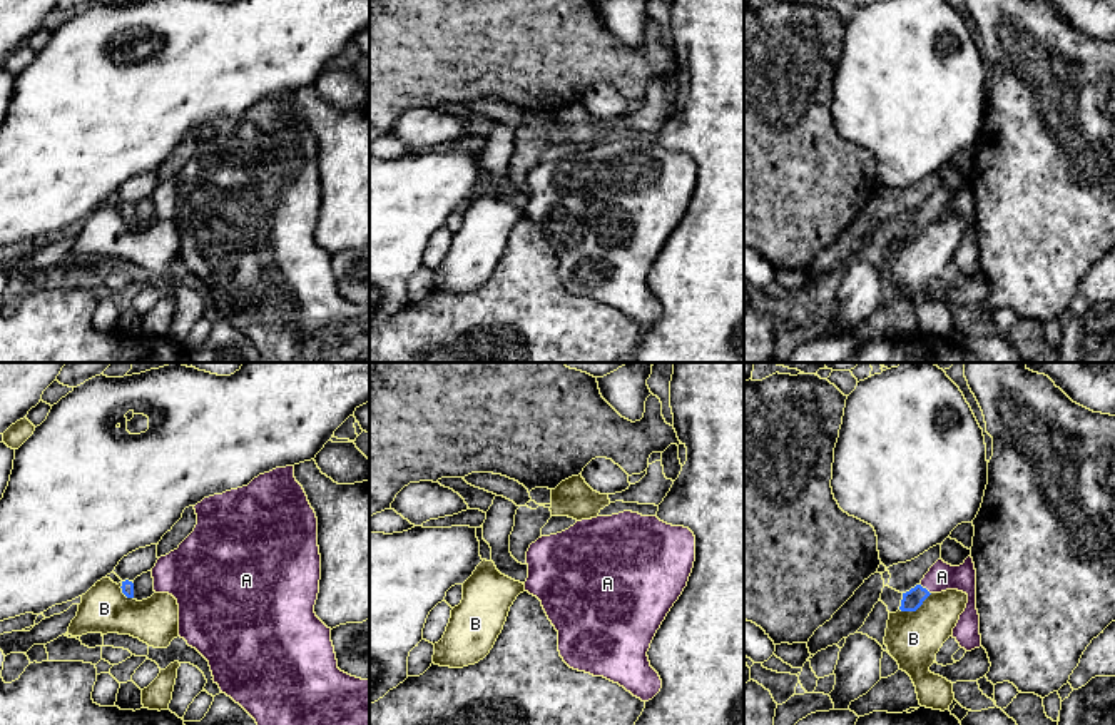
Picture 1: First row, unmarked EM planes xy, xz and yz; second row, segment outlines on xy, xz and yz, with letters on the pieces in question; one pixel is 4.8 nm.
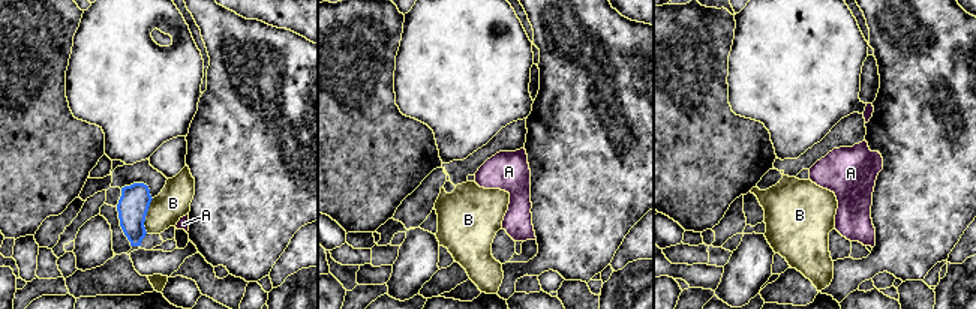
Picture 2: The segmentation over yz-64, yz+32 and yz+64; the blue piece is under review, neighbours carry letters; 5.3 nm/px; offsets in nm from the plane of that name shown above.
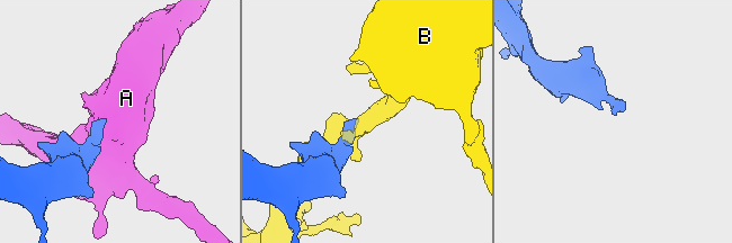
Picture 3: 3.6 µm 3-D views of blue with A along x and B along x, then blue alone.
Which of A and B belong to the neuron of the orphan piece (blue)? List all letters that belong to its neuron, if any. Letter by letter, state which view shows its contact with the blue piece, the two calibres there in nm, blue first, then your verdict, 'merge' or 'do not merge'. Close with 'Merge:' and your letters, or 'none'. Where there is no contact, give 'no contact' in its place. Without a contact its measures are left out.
A: yz | 100/140 nm | merge
B: yz | 100/260 nm | do not merge
Merge: A

